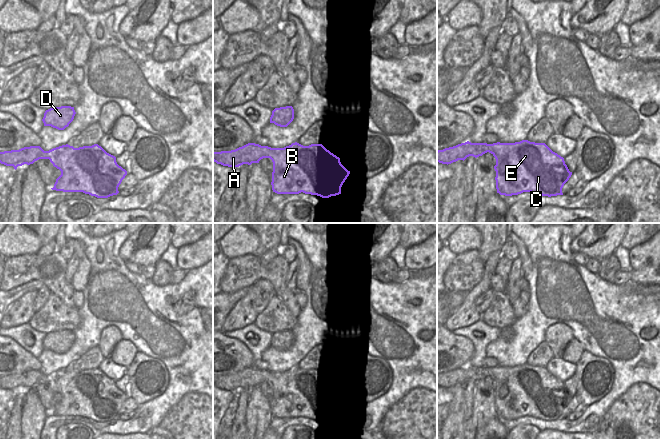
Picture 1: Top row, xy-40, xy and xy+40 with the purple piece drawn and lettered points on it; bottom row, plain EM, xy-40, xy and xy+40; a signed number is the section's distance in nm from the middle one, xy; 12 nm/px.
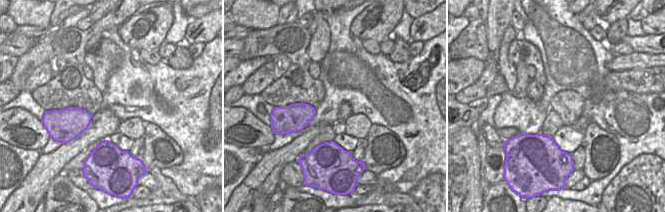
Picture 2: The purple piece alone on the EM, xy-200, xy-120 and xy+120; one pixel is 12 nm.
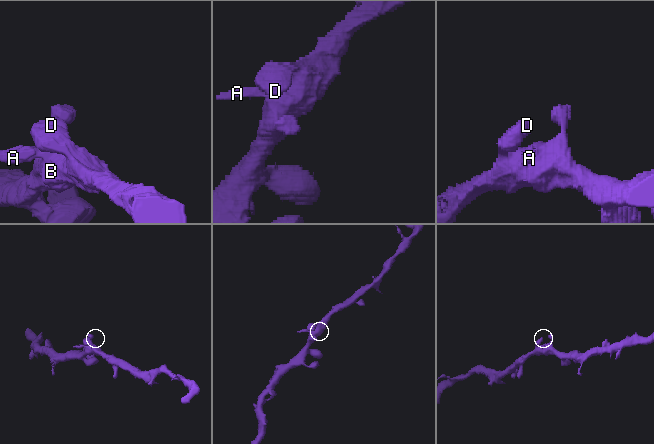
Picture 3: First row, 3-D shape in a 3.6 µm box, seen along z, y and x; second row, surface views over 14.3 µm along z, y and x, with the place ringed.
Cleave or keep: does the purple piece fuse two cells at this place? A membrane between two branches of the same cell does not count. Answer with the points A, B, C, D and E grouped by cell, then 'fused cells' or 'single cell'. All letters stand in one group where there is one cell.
A B C D E; single cell

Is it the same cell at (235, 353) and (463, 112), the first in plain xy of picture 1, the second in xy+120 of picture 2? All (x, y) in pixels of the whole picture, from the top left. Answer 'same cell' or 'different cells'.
same cell

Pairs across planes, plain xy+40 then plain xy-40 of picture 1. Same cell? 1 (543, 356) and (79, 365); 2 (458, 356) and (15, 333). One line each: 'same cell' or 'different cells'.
1: same cell
2: different cells

